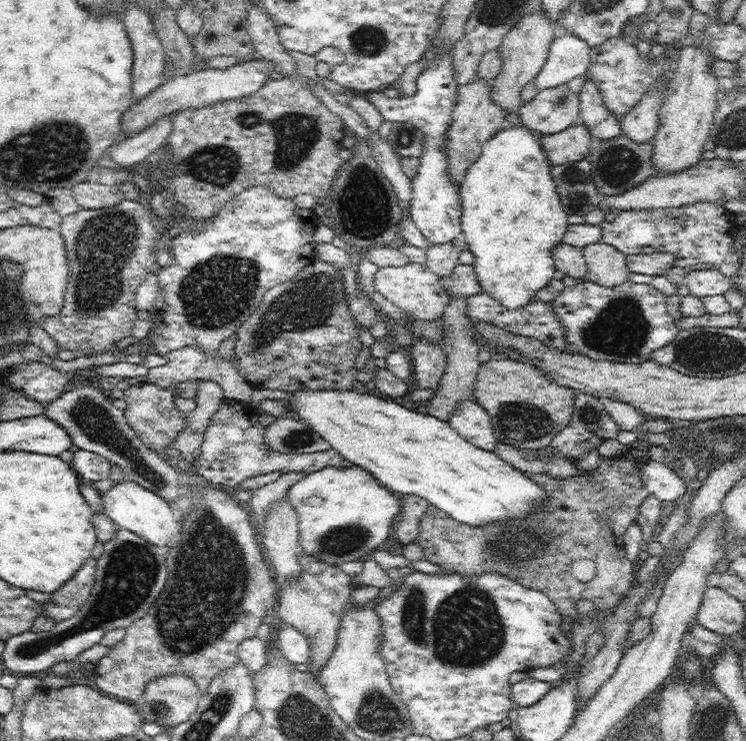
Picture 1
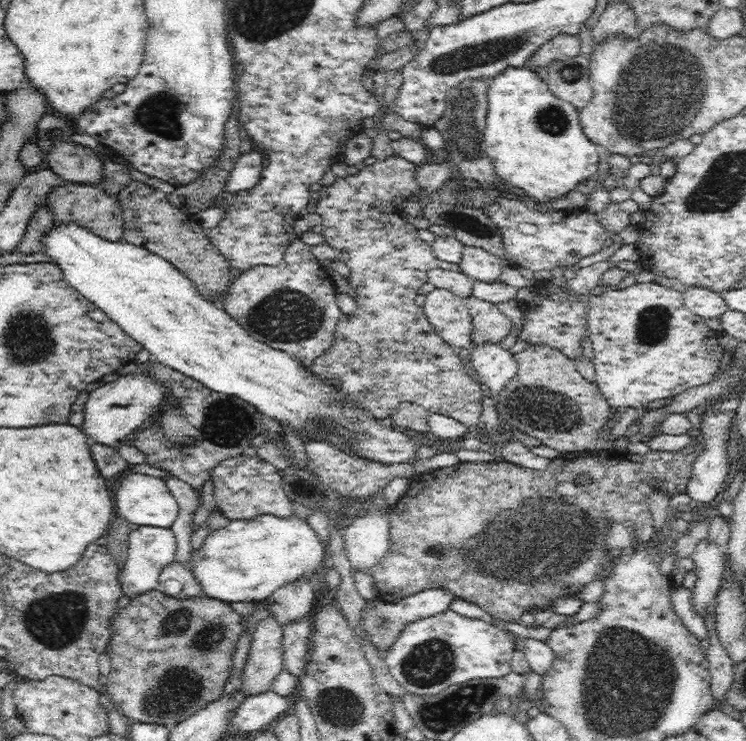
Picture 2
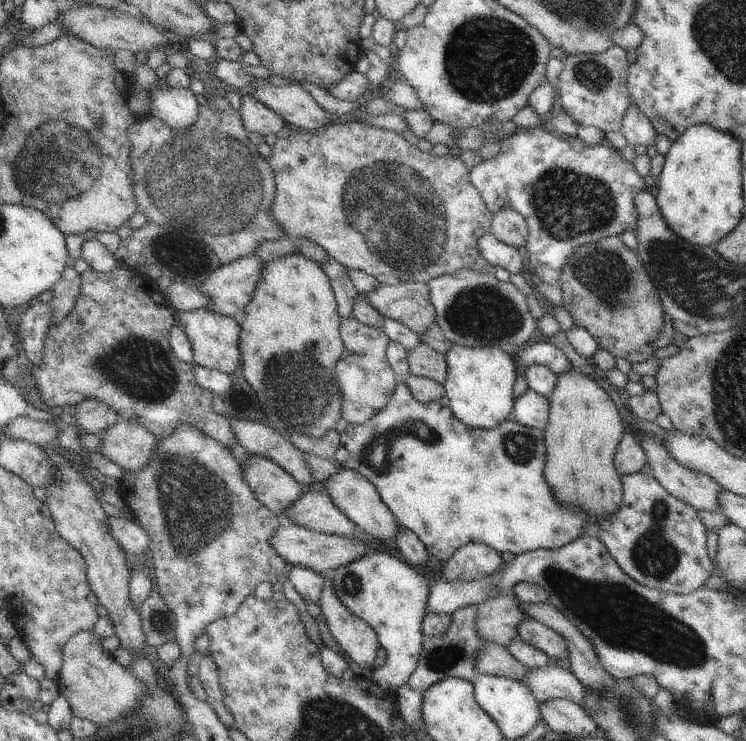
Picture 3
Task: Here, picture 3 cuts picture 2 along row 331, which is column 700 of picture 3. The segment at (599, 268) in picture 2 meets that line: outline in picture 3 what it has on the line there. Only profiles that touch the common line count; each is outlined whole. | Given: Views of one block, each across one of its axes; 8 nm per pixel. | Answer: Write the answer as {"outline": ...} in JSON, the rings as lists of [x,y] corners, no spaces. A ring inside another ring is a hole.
{"outline":[[[642,472],[624,475],[621,476],[621,483],[623,493],[620,510],[610,520],[597,524],[593,535],[603,541],[622,570],[642,586],[679,595],[690,594],[704,586],[704,582],[716,572],[716,568],[708,557],[707,530],[697,510],[678,500],[652,475]]]}

